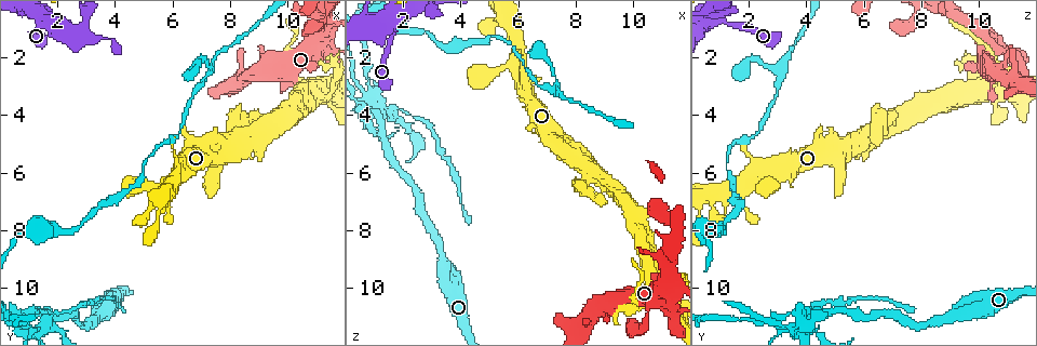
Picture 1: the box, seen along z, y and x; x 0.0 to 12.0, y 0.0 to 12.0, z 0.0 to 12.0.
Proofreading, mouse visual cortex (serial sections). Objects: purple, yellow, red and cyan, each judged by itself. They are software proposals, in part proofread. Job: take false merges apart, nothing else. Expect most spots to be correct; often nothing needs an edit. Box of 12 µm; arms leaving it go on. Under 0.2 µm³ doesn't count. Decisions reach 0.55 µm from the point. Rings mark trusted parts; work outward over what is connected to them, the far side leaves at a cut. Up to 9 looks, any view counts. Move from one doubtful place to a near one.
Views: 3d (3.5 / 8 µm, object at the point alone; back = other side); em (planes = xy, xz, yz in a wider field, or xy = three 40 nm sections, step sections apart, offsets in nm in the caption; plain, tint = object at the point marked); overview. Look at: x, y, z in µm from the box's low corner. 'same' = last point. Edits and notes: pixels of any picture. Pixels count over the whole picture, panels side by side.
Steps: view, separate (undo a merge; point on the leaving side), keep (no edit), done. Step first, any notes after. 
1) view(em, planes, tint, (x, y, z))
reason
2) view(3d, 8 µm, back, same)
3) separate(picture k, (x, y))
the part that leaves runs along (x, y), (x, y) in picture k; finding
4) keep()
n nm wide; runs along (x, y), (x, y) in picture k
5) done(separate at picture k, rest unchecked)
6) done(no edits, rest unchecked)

view(3d, 3.5 µm, back, (8.1, 4.4, 6.5))
abrupt turn

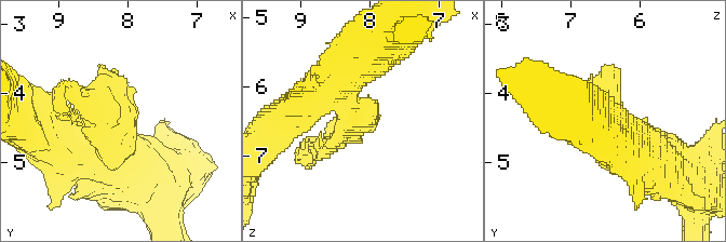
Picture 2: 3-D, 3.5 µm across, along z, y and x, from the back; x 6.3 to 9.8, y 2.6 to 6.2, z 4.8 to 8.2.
view(em, planes, tint, (8.10, 4.30, 6.50))
need the tissue

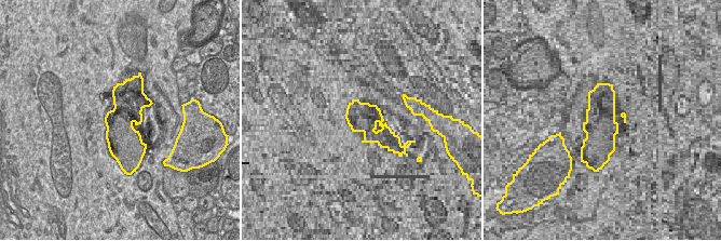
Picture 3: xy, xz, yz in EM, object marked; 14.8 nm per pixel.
view(em, xy, step 1, tint, same)
cut it another way

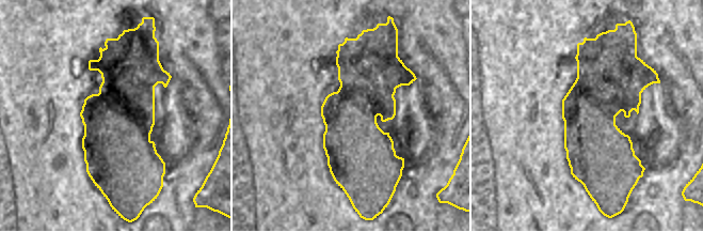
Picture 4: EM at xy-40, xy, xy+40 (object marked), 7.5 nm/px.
keep()
runs along (643, 157), (572, 93) in picture 2; continuous, no second cell

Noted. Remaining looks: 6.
view(3d, 3.5 µm, (10.7, 3.1, 10.1))
four-way junction

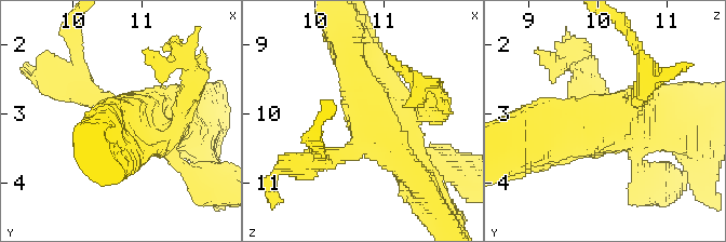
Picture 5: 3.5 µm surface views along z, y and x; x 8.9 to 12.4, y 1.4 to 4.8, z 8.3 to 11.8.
view(em, planes, tint, (10.75, 3.10, 10.05))

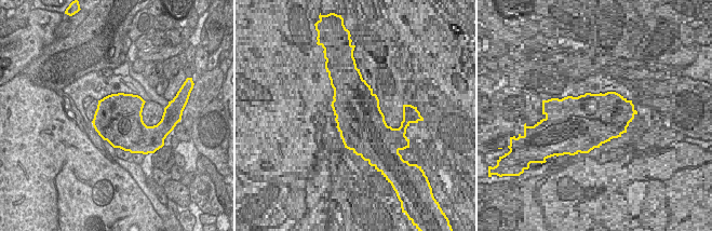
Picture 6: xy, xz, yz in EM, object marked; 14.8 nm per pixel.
view(em, xy, step 5, tint, same)

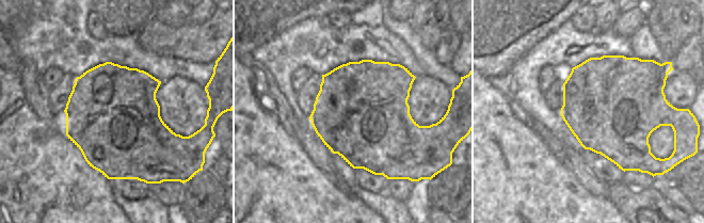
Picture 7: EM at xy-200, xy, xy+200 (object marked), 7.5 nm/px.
keep()
700 nm wide; runs along (345, 35), (371, 137), (391, 153) in picture 5; all the same cell

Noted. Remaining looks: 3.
view(em, xy, step 3, tint, (11.3, 0.9, 10.0))
thick turns thin

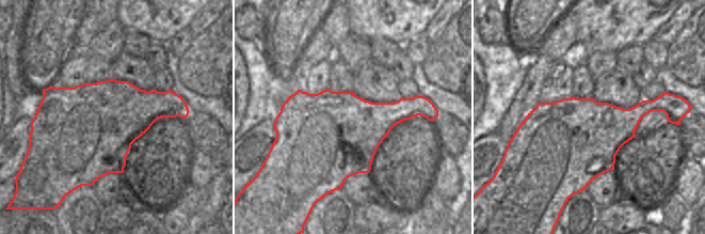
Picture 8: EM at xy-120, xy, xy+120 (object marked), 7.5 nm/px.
view(3d, 3.5 µm, same)
see where the arms go

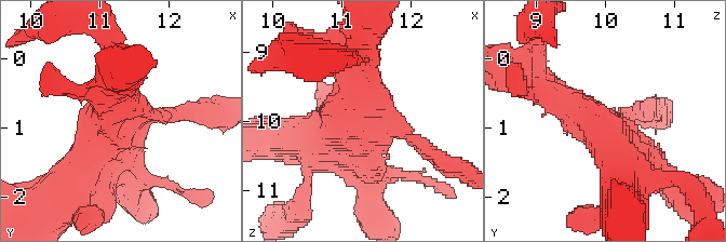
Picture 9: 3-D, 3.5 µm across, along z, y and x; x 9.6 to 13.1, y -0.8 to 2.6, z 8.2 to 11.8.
keep()
runs along (78, 173), (104, 133), (167, 110) in picture 9; one cell here

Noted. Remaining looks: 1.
done(no edits, rest unchecked)

